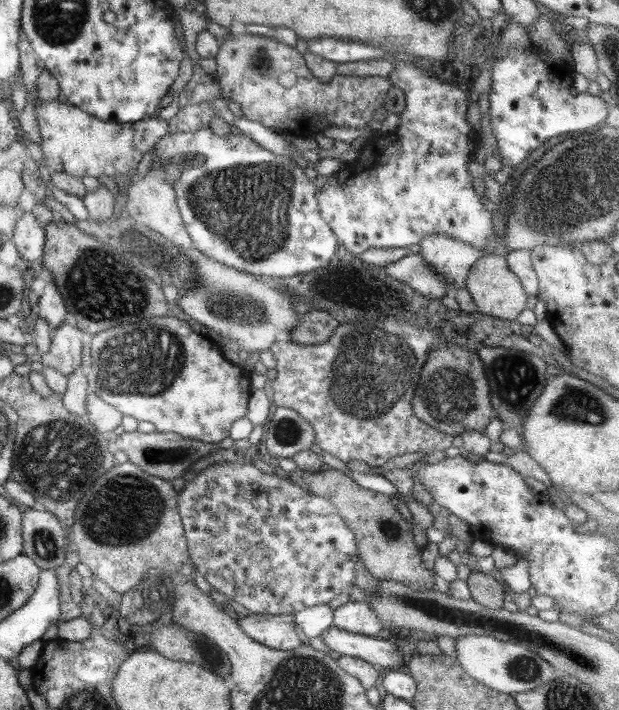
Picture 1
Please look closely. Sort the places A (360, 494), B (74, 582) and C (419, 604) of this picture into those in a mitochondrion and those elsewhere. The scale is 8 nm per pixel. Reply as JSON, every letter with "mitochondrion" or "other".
{"A":"other","B":"other","C":"mitochondrion"}

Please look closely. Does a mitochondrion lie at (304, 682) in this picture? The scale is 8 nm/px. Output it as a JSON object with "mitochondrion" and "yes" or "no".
{"mitochondrion":"yes"}

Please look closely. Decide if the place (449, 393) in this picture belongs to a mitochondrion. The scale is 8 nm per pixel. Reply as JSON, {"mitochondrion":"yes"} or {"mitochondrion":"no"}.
{"mitochondrion":"yes"}

